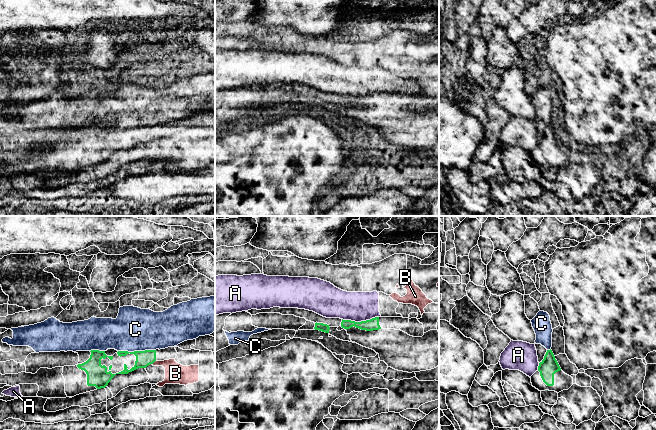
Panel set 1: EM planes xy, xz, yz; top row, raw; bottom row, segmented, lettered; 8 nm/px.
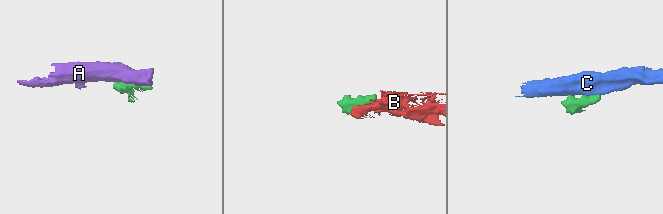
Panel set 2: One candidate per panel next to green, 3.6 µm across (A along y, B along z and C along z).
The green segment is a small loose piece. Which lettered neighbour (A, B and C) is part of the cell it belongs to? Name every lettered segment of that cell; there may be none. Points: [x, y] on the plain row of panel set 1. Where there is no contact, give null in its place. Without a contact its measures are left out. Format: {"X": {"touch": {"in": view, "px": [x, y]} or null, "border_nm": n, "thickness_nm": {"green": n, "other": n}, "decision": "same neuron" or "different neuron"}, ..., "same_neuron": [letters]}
{"A": {"touch": {"in": "xz", "px": [361, 97]}, "border_nm": 300, "thickness_nm": {"green": 100, "other": 240}, "decision": "different neuron"}, "B": {"touch": {"in": "xy", "px": [154, 137]}, "border_nm": 50, "thickness_nm": {"green": 130, "other": 170}, "decision": "different neuron"}, "C": {"touch": {"in": "xy", "px": [136, 127]}, "border_nm": 300, "thickness_nm": {"green": 130, "other": 340}, "decision": "different neuron"}, "same_neuron": []}

